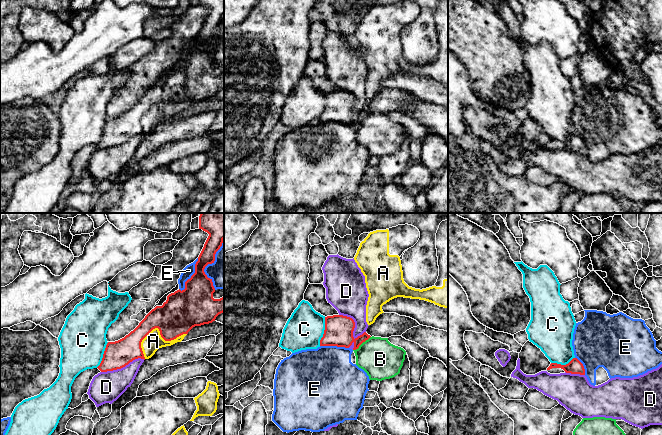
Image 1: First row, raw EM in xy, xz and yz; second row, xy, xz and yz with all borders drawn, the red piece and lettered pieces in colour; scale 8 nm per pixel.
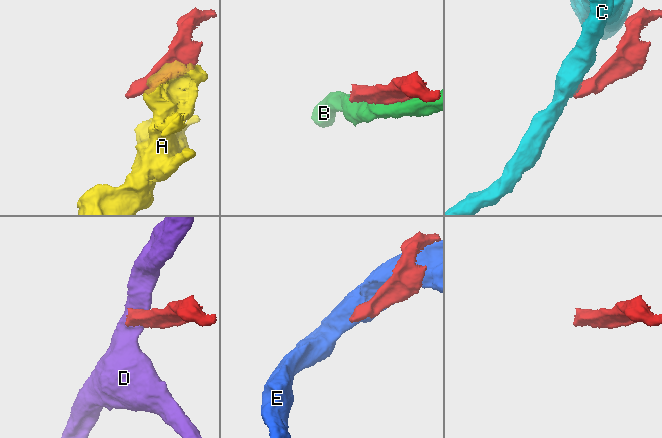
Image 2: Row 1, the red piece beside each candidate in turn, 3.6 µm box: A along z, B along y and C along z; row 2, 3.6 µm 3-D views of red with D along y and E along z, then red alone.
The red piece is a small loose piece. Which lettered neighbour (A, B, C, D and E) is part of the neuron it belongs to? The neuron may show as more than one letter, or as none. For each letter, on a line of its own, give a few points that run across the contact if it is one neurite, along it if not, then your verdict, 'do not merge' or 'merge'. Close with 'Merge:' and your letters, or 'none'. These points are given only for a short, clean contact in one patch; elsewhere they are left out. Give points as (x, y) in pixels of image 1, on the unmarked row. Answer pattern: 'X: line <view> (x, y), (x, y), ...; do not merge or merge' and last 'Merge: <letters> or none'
A: do not merge
B: do not merge
C: line xz (325, 93), (325, 105), (319, 121); do not merge
D: line xz (339, 90), (349, 92), (353, 96), (354, 113), (365, 108); do not merge
E: do not merge
Merge: none

